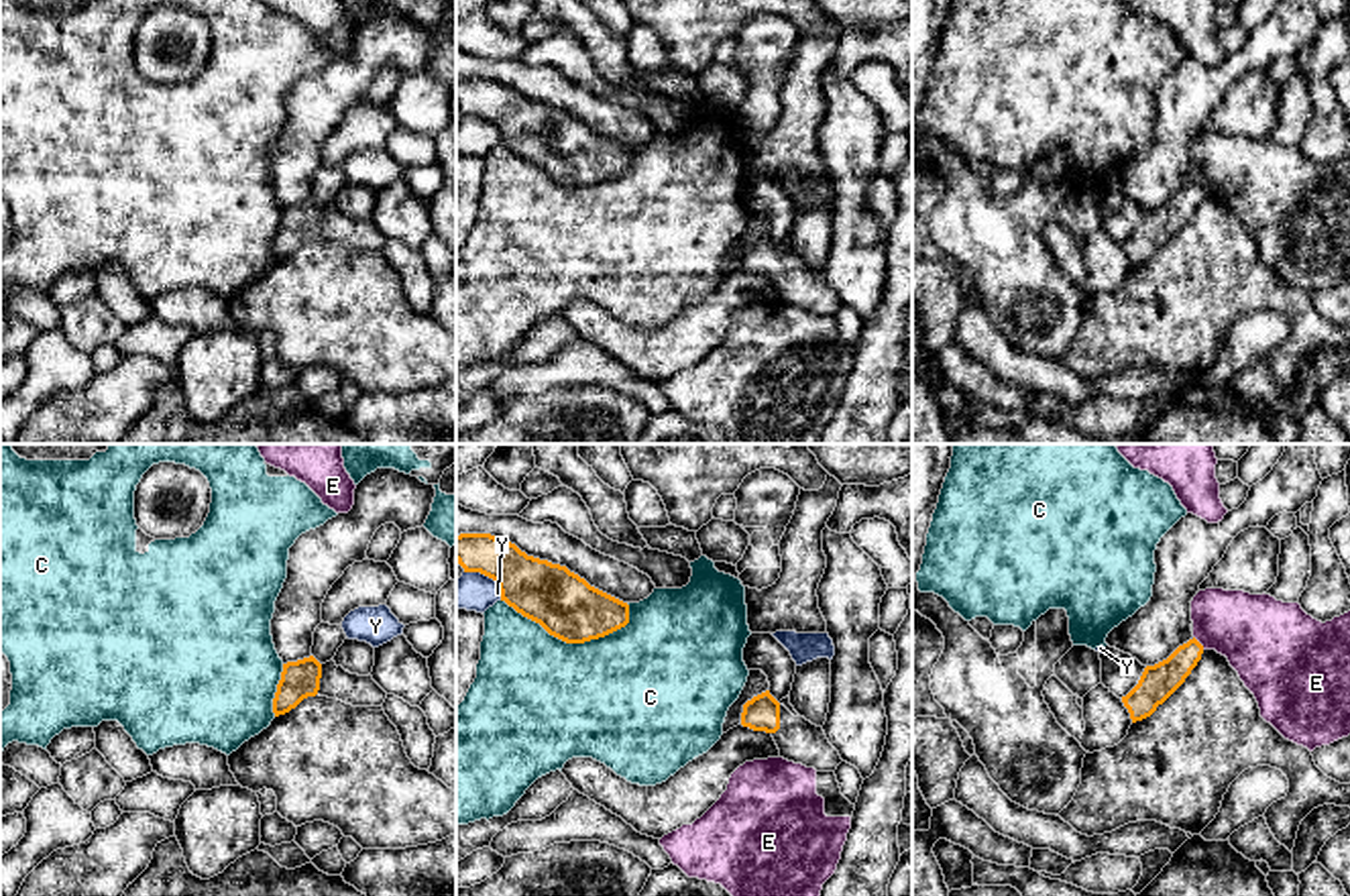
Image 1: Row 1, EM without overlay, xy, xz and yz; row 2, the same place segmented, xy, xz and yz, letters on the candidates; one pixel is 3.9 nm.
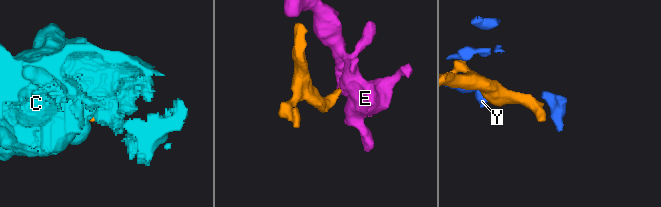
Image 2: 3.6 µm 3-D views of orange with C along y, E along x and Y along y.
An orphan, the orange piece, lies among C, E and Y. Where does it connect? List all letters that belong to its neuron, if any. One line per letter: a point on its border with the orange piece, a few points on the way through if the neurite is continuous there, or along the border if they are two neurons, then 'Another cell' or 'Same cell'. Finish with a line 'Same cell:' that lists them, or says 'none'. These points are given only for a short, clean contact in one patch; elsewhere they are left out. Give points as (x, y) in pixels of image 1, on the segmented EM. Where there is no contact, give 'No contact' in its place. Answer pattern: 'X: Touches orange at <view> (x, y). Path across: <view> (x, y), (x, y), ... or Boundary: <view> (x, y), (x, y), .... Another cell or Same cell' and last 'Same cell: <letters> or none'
C: Touches orange at xz (567, 642). Another cell
E: Touches orange at yz (1198, 642). Boundary: yz (1194, 636), (1204, 648). Another cell
Y: Touches orange at xz (489, 577). Another cell
Same cell: none

